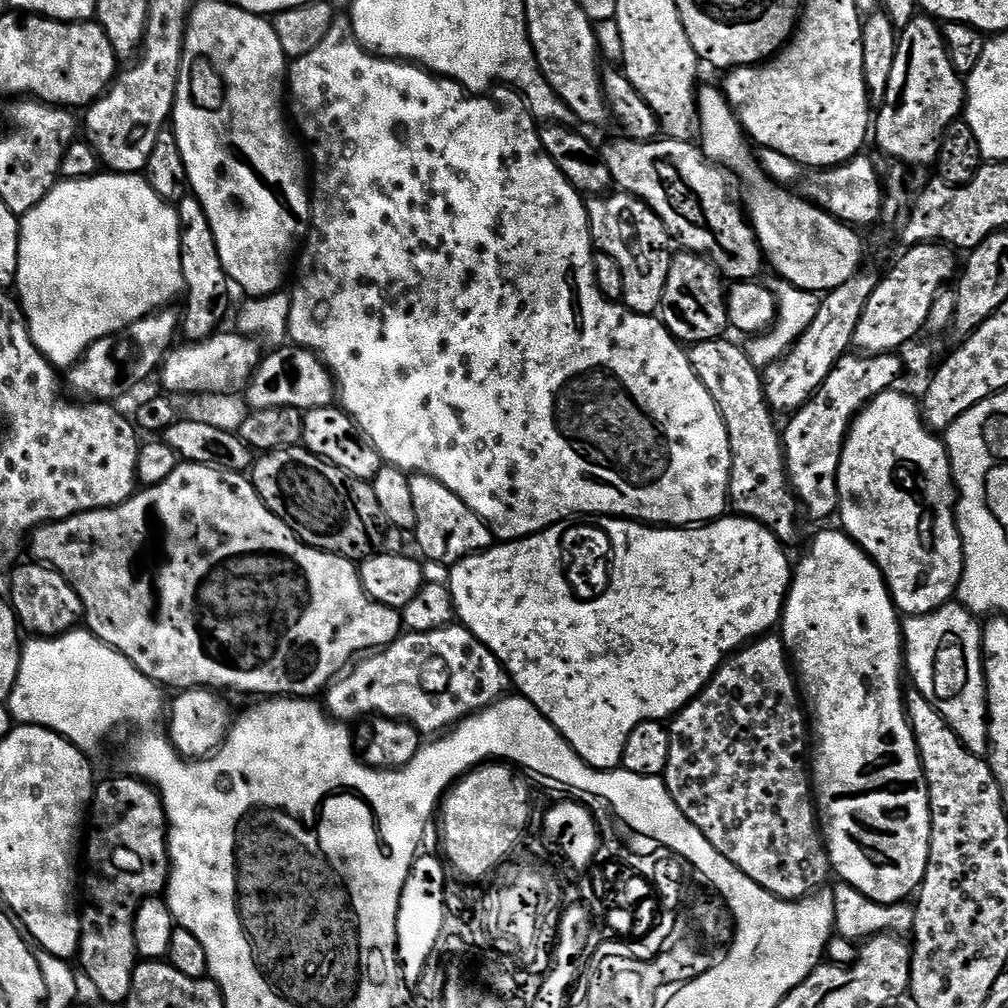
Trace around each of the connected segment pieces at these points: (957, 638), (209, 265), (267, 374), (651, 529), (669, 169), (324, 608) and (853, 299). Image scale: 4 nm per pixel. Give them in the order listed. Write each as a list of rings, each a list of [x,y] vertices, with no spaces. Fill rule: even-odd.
[[[959,602],[950,604],[943,604],[938,610],[934,610],[925,616],[910,616],[903,621],[902,624],[902,639],[904,641],[904,651],[906,653],[906,672],[914,683],[915,691],[921,692],[926,699],[932,703],[938,710],[938,714],[942,714],[942,718],[952,729],[958,734],[958,738],[964,743],[970,751],[976,756],[984,756],[988,750],[988,707],[986,706],[986,690],[984,689],[984,659],[980,656],[980,633],[982,631],[981,625],[976,624],[976,620],[963,608]]]
[[[191,194],[184,196],[175,205],[180,219],[180,261],[182,262],[182,278],[188,296],[188,313],[182,316],[182,336],[185,341],[199,342],[215,336],[221,327],[220,319],[228,312],[228,288],[230,281],[222,266],[222,258],[218,258],[218,242],[214,242],[214,230],[210,230],[210,218],[206,218],[206,210],[202,210],[202,202]]]
[[[281,346],[269,351],[254,370],[246,389],[248,408],[266,410],[270,408],[330,408],[338,396],[334,377],[328,367],[308,348]]]
[[[725,514],[719,520],[709,520],[699,526],[653,526],[639,520],[625,520],[623,516],[582,516],[579,519],[557,520],[532,536],[500,542],[484,552],[459,560],[451,565],[452,577],[447,577],[446,583],[452,591],[459,623],[469,628],[496,655],[498,662],[508,671],[515,691],[529,700],[559,730],[560,737],[589,766],[597,772],[611,772],[621,767],[626,738],[630,738],[634,726],[647,720],[664,722],[675,716],[712,681],[712,675],[727,657],[749,642],[771,633],[775,629],[772,627],[781,623],[794,571],[793,561],[788,561],[784,552],[787,552],[785,545],[781,544],[775,532],[757,520],[739,514]],[[591,556],[596,560],[588,564],[588,584],[596,589],[584,592],[588,584],[576,572],[583,570],[584,560]]]
[[[627,138],[619,139],[610,141],[602,148],[604,165],[610,170],[613,185],[627,192],[629,196],[636,196],[648,205],[650,210],[654,210],[654,214],[658,214],[658,218],[666,226],[669,237],[675,243],[677,240],[683,251],[706,257],[719,270],[725,281],[755,281],[759,277],[756,275],[766,268],[766,261],[741,201],[732,197],[734,184],[729,173],[720,165],[713,164],[695,143],[686,140],[657,138],[638,142]]]
[[[182,462],[166,482],[137,491],[117,508],[99,508],[97,512],[83,512],[65,520],[41,524],[31,533],[30,548],[31,544],[36,555],[33,557],[63,574],[78,594],[84,607],[82,620],[87,631],[111,648],[117,648],[134,667],[146,674],[146,678],[161,686],[169,684],[175,690],[207,686],[212,690],[233,688],[236,692],[257,692],[260,698],[312,698],[315,692],[323,693],[361,654],[387,648],[402,635],[401,613],[390,606],[382,606],[382,602],[374,602],[374,598],[364,592],[360,573],[353,561],[301,541],[282,518],[265,506],[251,479],[238,472],[223,472],[210,466]]]
[[[861,270],[854,278],[850,278],[850,282],[827,293],[821,299],[818,314],[814,314],[814,322],[810,322],[808,329],[775,364],[769,364],[763,369],[764,397],[767,398],[768,407],[773,413],[791,414],[811,400],[837,361],[853,347],[852,339],[858,330],[862,310],[866,310],[866,302],[870,302],[870,294],[874,294],[877,283],[878,276]]]

